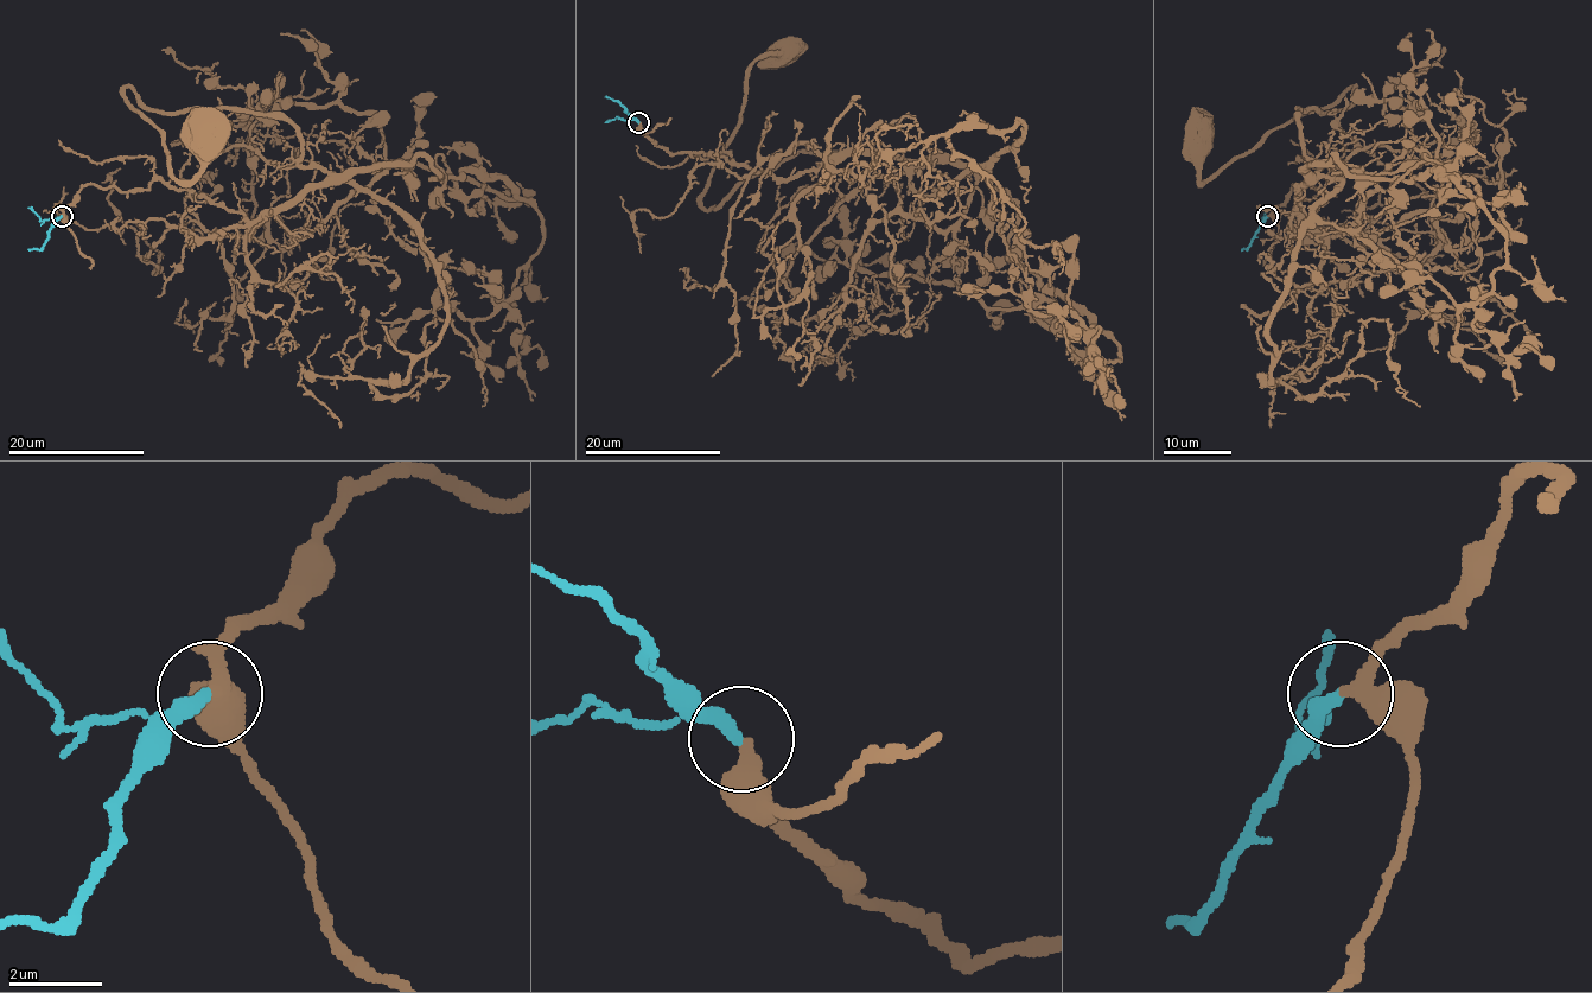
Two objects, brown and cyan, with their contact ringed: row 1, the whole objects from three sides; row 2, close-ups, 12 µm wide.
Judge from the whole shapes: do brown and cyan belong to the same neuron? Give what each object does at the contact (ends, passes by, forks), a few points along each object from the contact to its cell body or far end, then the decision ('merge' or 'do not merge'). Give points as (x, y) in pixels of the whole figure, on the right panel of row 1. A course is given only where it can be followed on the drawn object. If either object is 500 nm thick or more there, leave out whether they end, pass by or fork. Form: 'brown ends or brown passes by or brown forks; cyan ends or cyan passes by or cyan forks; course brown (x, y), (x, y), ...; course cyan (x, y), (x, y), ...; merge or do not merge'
brown passes by; cyan ends; course brown (1267, 216), (1307, 179), (1323, 203), (1299, 215), (1319, 167), (1298, 108), (1355, 88), (1201, 180), (1199, 133); course cyan (1267, 216), (1250, 244), (1242, 250); merge

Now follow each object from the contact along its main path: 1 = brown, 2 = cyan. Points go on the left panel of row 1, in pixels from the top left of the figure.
1: (62, 216), (88, 184), (160, 179), (256, 221), (328, 173), (287, 121), (125, 89), (177, 179), (203, 133)
2: (62, 216), (44, 244), (29, 250)

